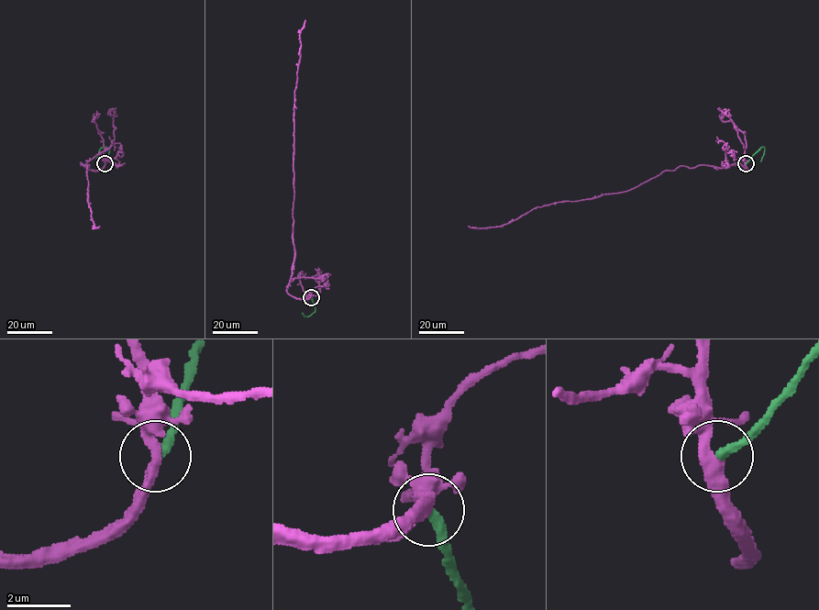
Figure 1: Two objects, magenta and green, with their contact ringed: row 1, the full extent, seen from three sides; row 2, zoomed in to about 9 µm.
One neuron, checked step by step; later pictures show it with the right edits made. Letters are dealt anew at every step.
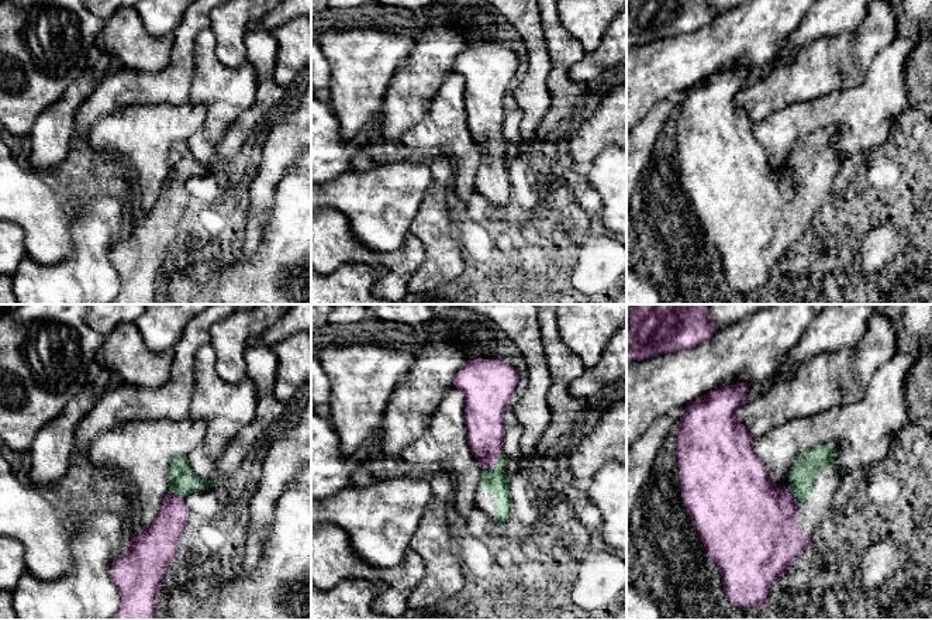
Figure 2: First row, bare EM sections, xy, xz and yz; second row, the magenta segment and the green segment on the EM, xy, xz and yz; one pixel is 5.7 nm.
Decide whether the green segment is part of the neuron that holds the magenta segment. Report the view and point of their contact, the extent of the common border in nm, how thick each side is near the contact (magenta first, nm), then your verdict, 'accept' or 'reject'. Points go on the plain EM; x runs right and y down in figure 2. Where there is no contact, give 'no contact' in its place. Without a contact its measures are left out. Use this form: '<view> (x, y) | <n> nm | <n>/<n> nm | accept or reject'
xy (175, 179) | 90 nm | 190/160 nm | accept

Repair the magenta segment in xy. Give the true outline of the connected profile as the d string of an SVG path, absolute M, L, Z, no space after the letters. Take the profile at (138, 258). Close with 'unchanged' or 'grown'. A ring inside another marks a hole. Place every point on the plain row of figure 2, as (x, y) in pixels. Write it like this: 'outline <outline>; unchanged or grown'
outline M186 141L175 142L168 159L169 176L153 207L131 223L130 234L111 249L110 259L121 279L121 287L110 304L155 304L158 275L169 247L177 238L189 202L182 183L217 170L217 165L200 163Z; grown

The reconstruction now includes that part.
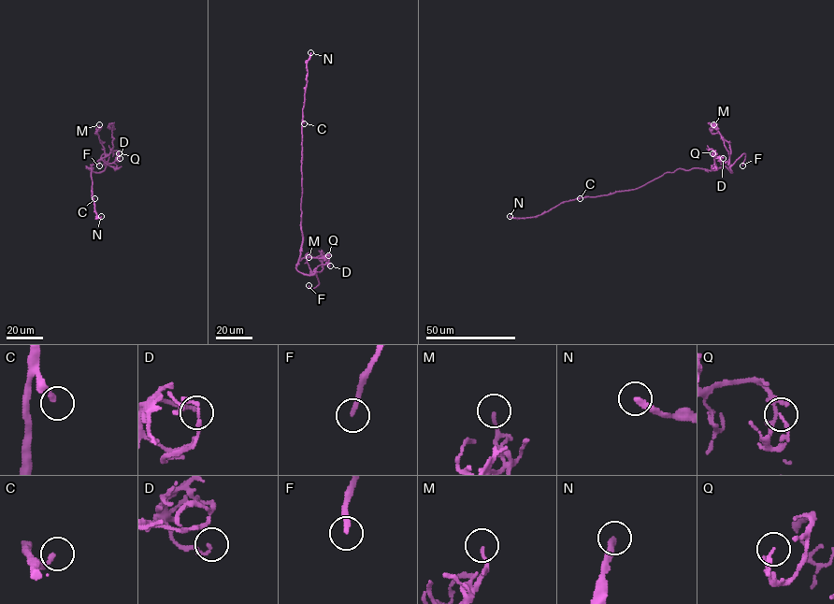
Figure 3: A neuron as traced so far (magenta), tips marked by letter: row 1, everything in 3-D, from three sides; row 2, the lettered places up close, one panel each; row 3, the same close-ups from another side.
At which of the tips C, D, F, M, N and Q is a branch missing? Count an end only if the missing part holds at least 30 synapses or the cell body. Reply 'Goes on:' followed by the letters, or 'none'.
Goes on: F, N

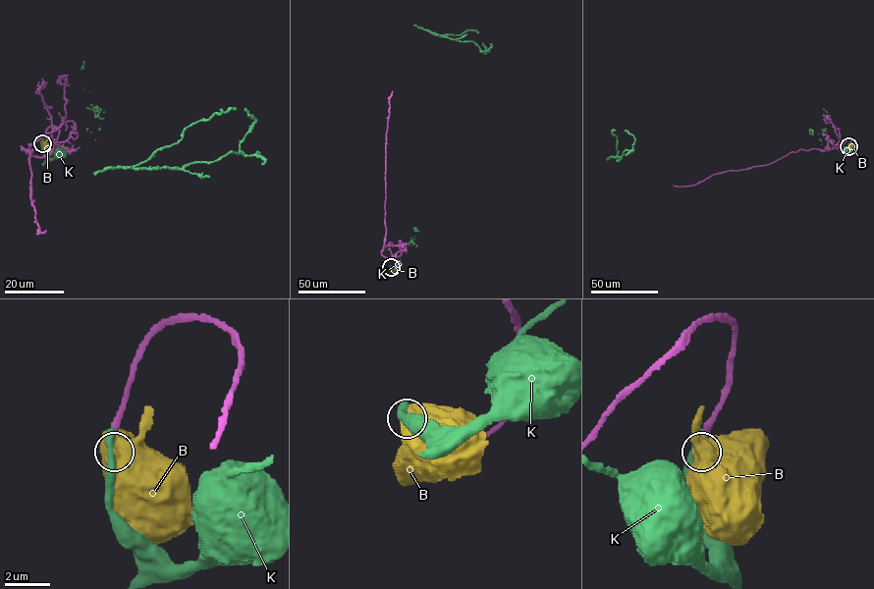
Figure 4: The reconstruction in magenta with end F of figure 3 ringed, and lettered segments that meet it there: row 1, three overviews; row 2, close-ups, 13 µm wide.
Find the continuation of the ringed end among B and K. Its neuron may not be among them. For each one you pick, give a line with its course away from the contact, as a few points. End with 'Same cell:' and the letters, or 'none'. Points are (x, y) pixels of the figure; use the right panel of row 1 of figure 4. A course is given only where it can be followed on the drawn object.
Same cell: B

